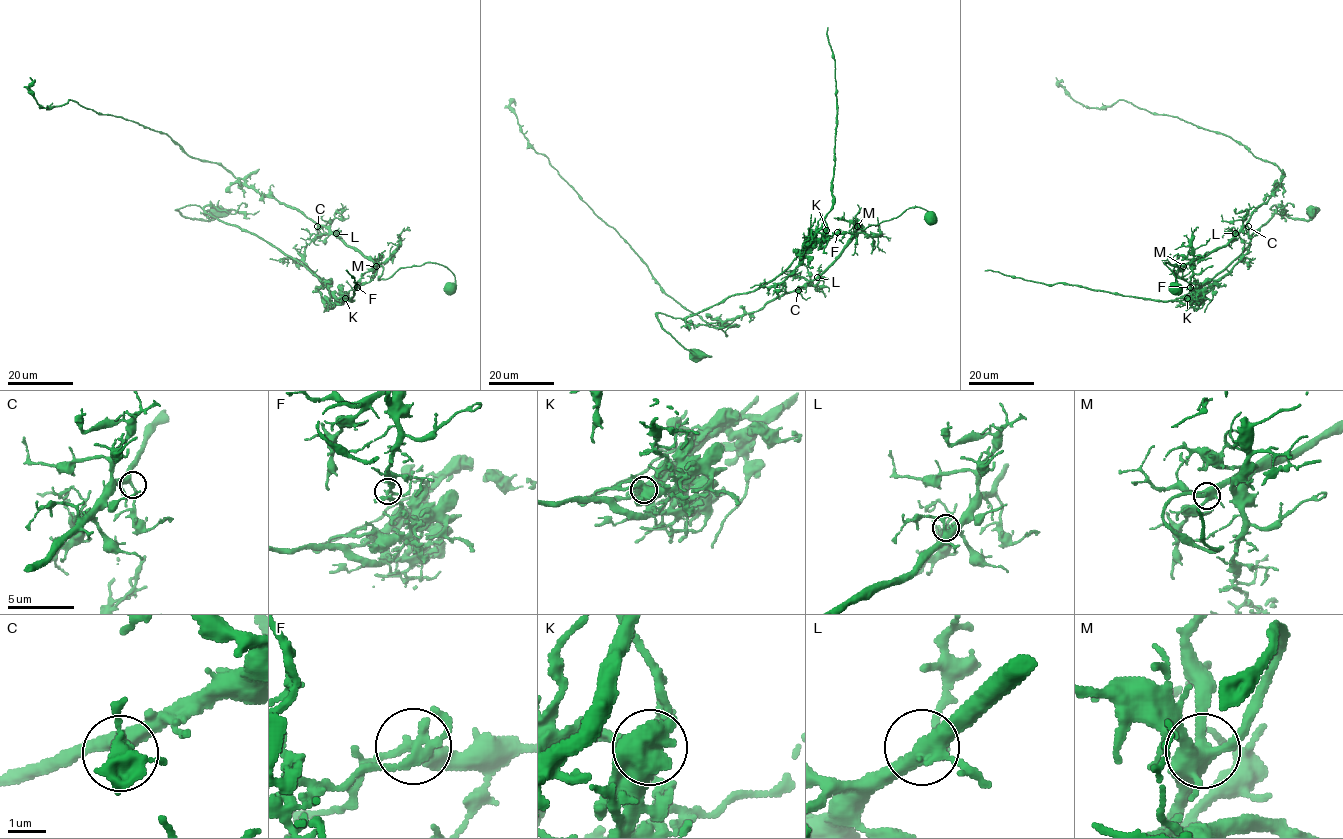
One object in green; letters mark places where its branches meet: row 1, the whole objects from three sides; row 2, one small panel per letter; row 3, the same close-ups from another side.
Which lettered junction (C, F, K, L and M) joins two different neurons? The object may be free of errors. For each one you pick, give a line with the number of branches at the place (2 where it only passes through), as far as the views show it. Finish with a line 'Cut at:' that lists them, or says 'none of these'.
F: 4
Cut at: F

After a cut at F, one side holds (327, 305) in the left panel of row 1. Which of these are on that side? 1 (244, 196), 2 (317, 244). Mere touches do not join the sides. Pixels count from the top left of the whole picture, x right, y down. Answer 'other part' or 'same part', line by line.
1: other part
2: other part

